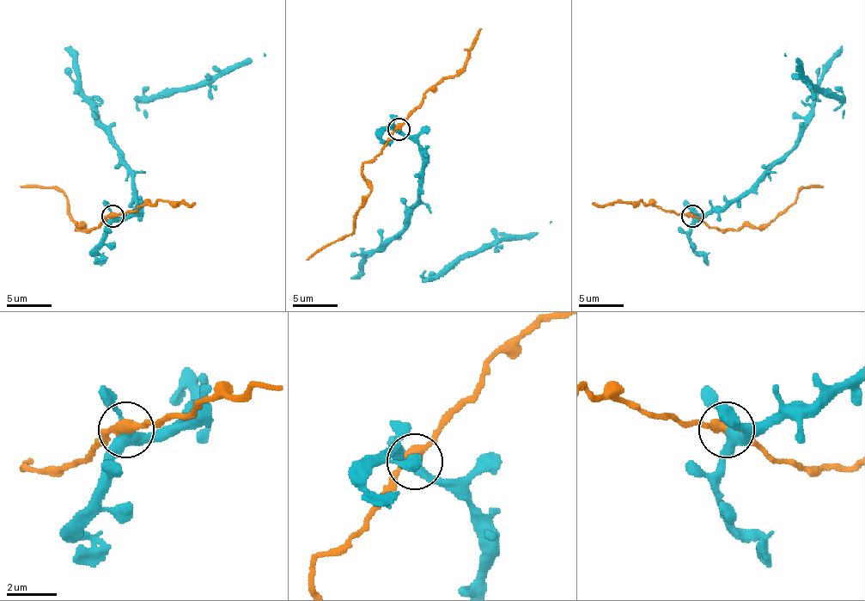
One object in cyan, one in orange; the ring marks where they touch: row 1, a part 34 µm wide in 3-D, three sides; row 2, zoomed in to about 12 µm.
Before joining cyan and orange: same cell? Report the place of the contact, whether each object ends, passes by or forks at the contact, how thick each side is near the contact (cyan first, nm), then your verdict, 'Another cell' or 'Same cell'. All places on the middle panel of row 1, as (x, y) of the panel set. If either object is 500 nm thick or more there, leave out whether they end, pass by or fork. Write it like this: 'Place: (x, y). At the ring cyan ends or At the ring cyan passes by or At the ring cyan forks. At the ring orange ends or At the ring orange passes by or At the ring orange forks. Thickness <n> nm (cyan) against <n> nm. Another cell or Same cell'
Place: (398, 129). At the ring cyan forks. At the ring orange passes by. Thickness 320 nm (cyan) against 360 nm. Another cell

